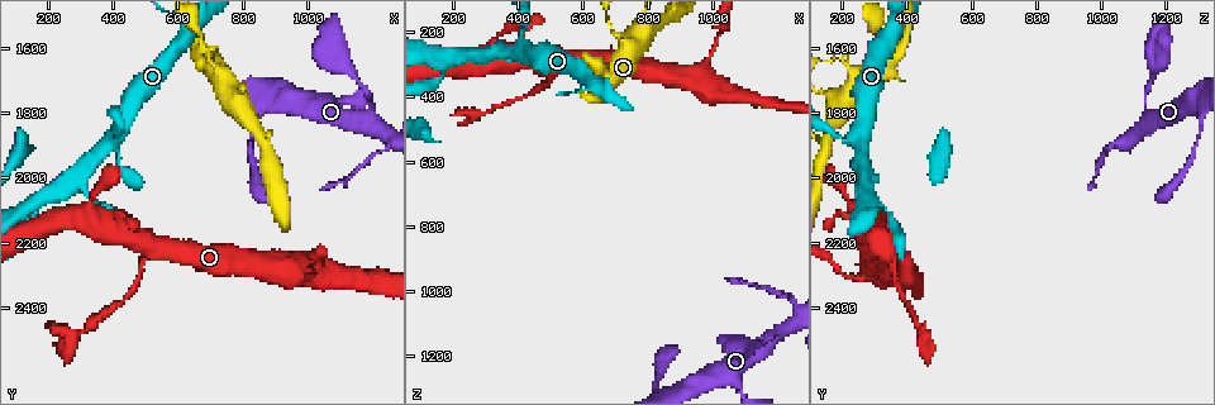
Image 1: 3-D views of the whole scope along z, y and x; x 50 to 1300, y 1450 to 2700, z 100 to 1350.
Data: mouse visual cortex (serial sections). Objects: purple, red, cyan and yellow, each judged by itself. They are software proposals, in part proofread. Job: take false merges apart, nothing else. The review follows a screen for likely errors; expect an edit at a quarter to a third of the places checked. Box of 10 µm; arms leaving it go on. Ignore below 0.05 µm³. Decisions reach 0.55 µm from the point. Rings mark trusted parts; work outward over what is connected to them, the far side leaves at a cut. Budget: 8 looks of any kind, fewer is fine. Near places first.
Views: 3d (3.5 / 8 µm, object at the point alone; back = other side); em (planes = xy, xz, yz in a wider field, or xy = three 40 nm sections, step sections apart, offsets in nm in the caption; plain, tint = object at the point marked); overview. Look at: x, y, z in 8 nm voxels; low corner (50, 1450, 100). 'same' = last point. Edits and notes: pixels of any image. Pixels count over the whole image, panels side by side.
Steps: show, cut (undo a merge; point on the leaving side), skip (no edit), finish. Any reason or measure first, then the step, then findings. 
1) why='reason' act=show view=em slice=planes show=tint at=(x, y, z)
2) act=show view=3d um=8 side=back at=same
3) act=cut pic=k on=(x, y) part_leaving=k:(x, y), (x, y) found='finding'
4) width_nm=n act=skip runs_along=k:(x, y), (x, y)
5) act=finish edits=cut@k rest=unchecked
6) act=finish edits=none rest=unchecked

act=show view=3d um=3.5 at=(1180, 1820, 1140)

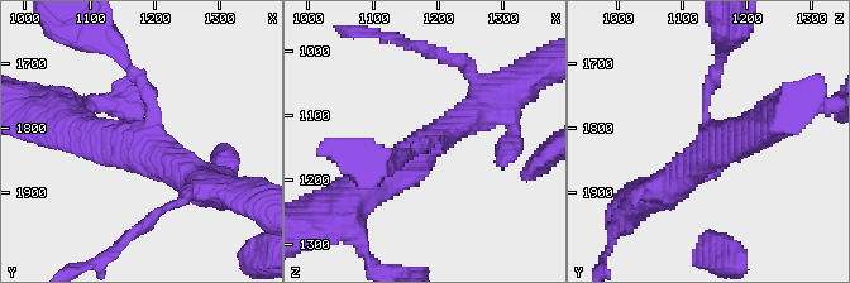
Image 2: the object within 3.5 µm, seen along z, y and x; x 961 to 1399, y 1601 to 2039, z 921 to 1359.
arms=3 act=skip runs_along=2:(72, 125), (142, 144), (130, 67) found='one cell here'

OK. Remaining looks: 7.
why='narrows sharply' act=show view=3d um=3.5 at=(690, 1630, 180)

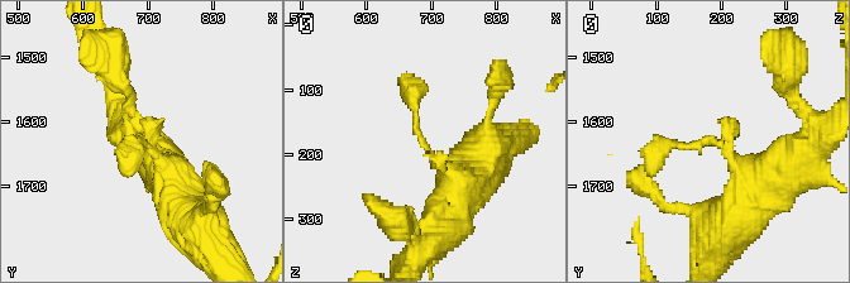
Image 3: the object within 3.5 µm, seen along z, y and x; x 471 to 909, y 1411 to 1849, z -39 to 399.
why='now the EM' act=show view=em slice=planes show=tint at=(685, 1625, 180)

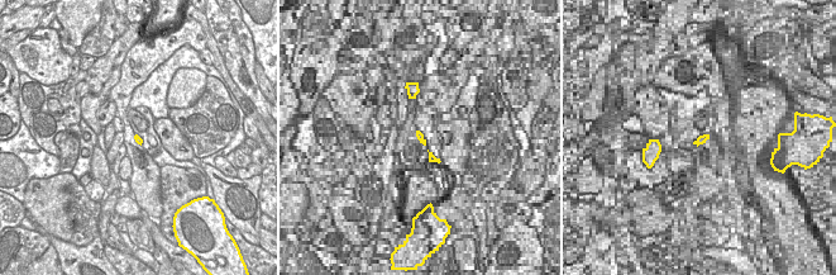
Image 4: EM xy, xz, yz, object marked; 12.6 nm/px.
act=skip runs_along=3:(459, 197), (455, 174), (416, 133), (405, 91) found='one cell here'

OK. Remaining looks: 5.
why='sudden change in width' act=show view=3d um=3.5 at=(390, 1890, 250)

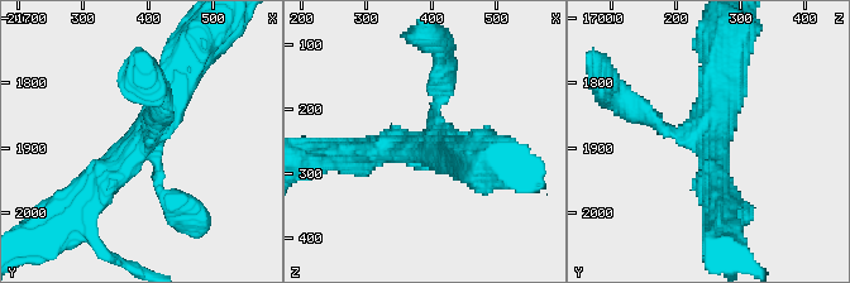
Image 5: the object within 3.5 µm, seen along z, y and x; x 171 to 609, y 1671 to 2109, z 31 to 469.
arms=4 arm_widths_nm=200,200,350,450 why='need the tissue' act=show view=em slice=xy step=1 show=tint at=(395, 1890, 255)

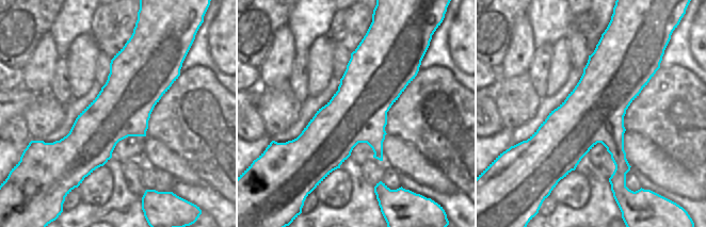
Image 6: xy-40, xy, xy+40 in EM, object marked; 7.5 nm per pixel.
why='another direction' act=show view=em slice=xy step=5 show=tint at=same

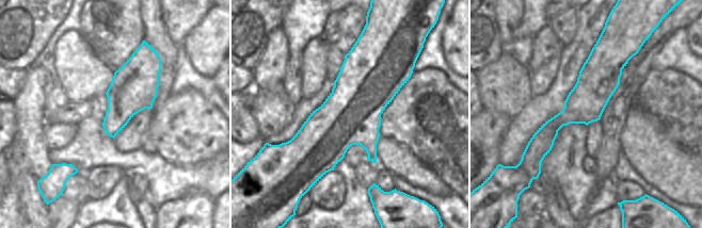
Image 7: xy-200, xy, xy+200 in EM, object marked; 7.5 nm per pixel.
act=skip runs_along=7:(599, 48), (595, 85), (540, 156) found='continuous, no second cell'

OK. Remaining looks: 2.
act=finish edits=none rest=unchecked

